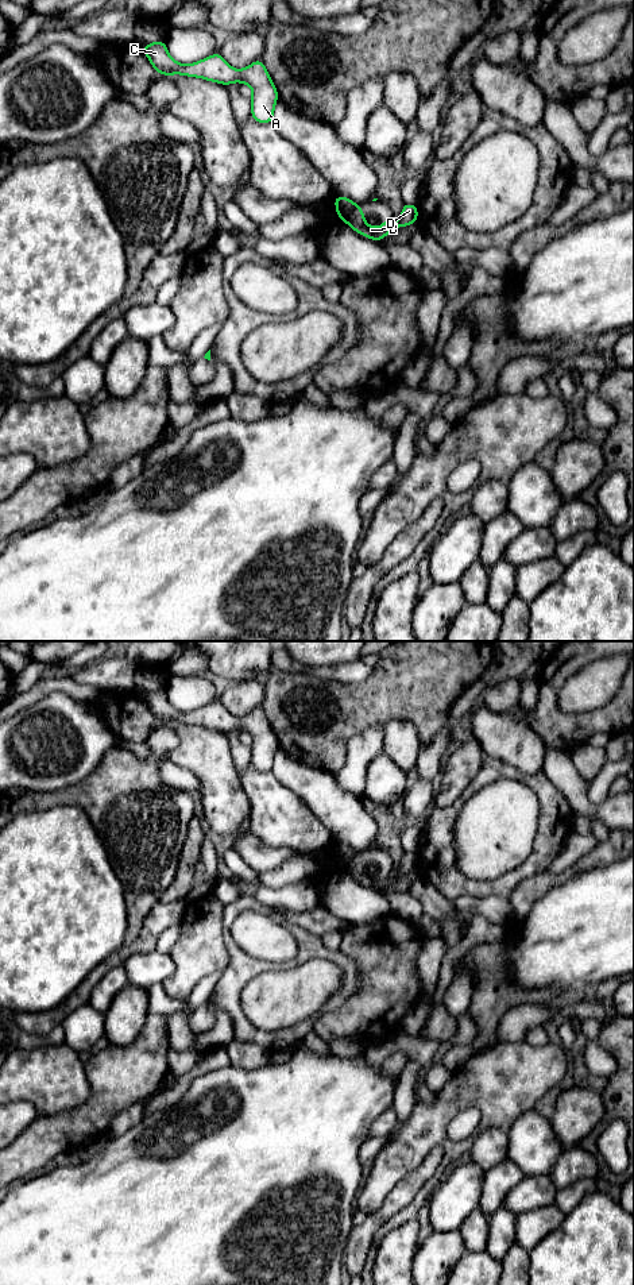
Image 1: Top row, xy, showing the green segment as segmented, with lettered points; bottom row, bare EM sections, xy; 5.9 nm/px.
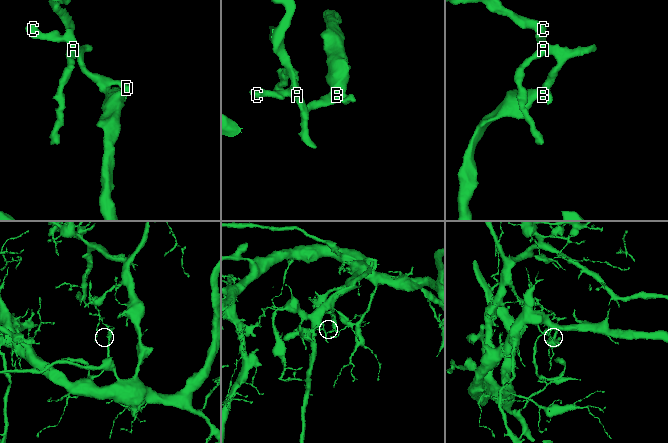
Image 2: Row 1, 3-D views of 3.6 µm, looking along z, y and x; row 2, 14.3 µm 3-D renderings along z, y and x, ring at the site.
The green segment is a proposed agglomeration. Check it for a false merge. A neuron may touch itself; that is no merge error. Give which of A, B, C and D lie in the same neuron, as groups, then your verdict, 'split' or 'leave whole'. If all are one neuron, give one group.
groups A C D / B; split

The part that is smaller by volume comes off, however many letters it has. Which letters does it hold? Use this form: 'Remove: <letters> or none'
Remove: B

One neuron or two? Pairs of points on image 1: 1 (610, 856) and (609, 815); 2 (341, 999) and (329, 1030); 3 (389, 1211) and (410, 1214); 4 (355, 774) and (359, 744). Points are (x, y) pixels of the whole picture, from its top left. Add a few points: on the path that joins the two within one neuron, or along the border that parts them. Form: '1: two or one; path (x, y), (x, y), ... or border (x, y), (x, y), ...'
1: two; border (611, 829), (619, 830)
2: two; border (359, 986), (340, 1007), (320, 1014), (312, 1027)
3: two; border (418, 1193), (406, 1206), (387, 1218), (374, 1234)
4: one; path (355, 767), (359, 751)

